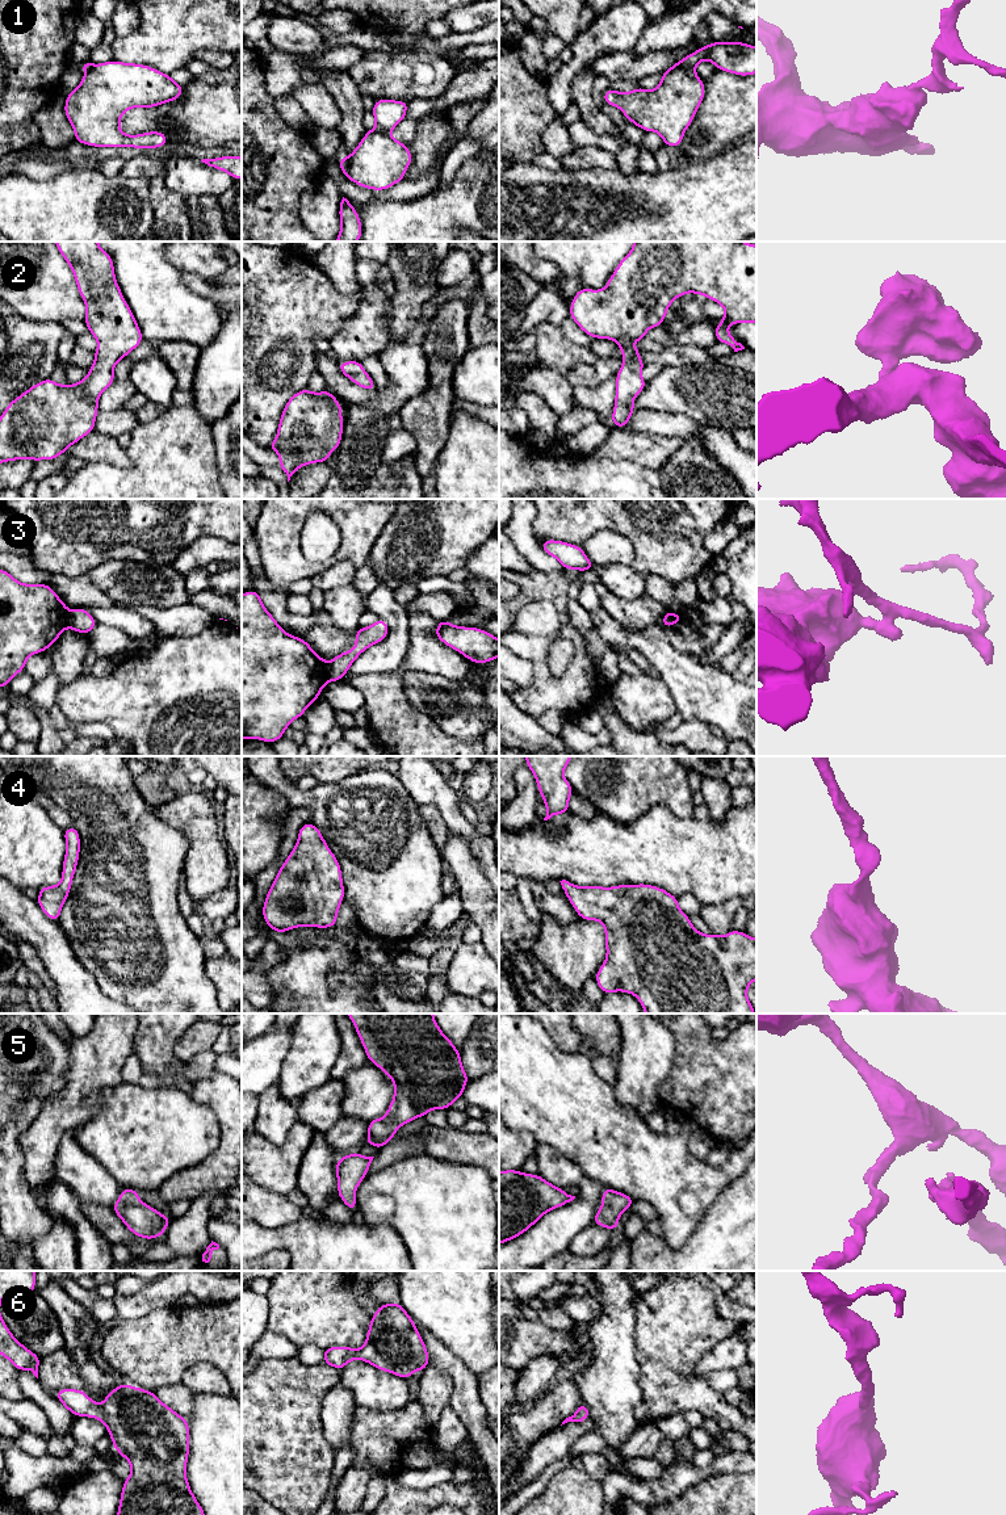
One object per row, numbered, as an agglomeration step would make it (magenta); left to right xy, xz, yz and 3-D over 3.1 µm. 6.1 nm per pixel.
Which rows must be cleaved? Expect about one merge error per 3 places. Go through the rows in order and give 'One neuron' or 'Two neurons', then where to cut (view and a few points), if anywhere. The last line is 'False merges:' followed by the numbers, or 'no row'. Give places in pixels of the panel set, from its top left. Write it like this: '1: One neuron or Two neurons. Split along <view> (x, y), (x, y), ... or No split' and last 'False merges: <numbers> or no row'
1: Two neurons. Split along xz (348, 158), (347, 177)
2: One neuron. No split
3: Two neurons. Split along xz (326, 663), (328, 680)
4: One neuron. No split
5: One neuron. No split
6: One neuron. No split
False merges: 1, 3

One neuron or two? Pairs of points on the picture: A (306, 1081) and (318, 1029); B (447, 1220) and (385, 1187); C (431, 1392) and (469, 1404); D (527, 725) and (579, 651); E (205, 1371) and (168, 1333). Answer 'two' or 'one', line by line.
A: one
B: one
C: two
D: two
E: two

